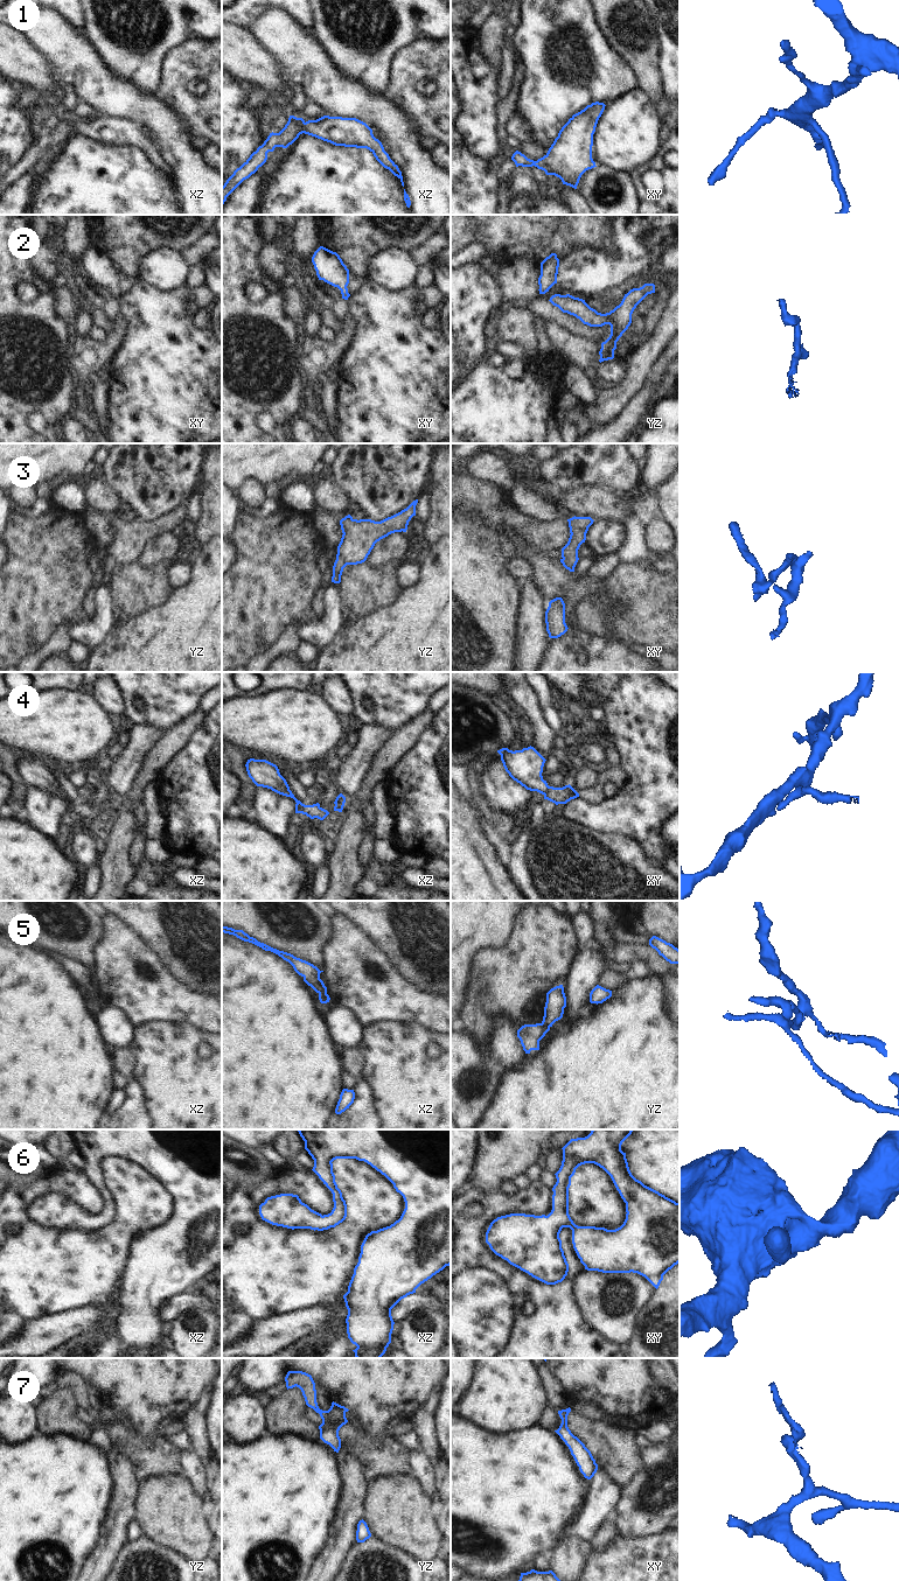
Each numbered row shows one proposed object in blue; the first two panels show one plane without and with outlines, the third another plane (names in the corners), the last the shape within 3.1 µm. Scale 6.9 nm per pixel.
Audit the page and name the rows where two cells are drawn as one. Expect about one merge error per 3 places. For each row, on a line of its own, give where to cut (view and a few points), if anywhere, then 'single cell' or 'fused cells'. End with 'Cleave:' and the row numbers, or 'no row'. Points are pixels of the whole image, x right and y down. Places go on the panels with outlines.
1: cut none; single cell
2: cut none; single cell
3: cut none; single cell
4: cut none; single cell
5: cut xz (319, 992), (326, 993); fused cells
6: cut none; single cell
7: cut yz (329, 1410), (329, 1424), (320, 1433); fused cells
Cleave: 5, 7

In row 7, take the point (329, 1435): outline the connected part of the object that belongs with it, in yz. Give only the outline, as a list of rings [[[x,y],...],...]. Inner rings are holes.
[[[332,1402],[329,1408],[330,1425],[320,1433],[320,1439],[329,1444],[334,1451],[339,1453],[341,1448],[341,1439],[339,1436],[340,1428],[348,1422],[346,1413],[349,1409],[336,1402]]]

